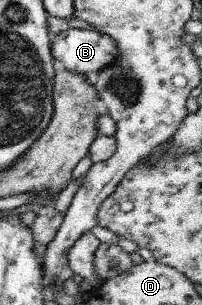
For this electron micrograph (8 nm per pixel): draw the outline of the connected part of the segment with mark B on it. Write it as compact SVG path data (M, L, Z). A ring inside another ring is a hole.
M67 29L50 39L50 54L66 71L93 77L116 58L110 36L87 29Z

